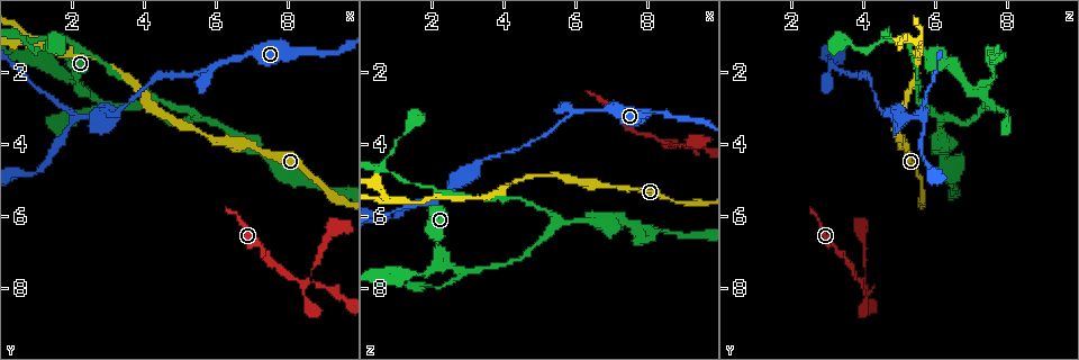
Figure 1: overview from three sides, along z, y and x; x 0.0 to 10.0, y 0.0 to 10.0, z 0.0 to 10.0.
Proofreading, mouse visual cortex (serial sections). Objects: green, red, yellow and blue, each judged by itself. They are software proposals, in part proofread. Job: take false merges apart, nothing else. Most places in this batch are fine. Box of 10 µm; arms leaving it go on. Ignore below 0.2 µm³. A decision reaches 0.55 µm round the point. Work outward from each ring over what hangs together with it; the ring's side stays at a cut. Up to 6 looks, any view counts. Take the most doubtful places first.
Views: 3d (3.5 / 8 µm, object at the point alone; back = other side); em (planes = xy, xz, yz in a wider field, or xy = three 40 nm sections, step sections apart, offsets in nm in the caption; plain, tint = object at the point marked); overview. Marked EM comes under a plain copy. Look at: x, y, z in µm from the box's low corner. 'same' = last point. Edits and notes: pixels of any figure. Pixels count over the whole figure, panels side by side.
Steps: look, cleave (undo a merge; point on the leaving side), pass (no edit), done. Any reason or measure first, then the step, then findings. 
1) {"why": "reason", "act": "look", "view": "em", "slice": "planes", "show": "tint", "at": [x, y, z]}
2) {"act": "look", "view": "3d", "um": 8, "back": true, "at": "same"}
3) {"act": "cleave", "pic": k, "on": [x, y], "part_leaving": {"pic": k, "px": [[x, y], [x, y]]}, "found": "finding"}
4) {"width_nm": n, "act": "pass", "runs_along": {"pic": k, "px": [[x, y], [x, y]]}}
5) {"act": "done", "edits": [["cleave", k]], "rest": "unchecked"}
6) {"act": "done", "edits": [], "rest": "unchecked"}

{"why": "sharp bend", "act": "look", "view": "em", "slice": "xy", "step": 3, "show": "tint", "at": [8.45, 7.80, 3.95]}

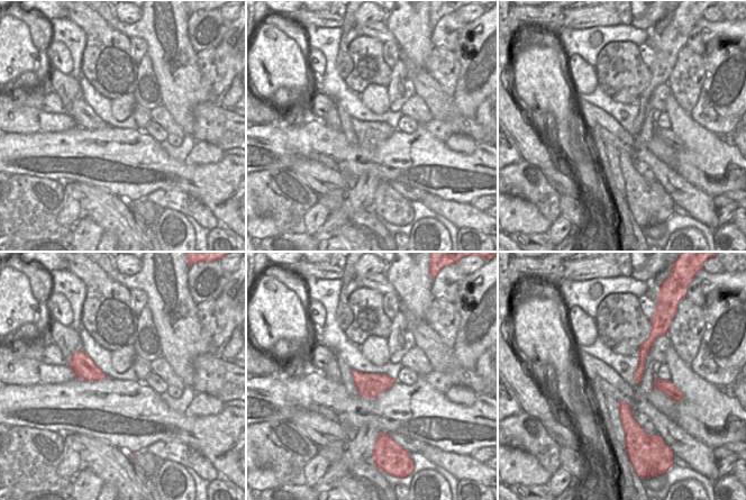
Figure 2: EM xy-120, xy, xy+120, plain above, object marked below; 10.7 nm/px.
{"why": "wider look", "act": "look", "view": "3d", "um": 3.5, "at": "same"}

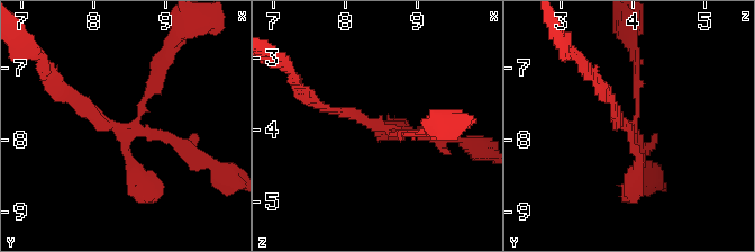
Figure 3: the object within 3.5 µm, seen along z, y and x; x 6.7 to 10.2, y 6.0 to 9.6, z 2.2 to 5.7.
{"act": "pass", "runs_along": {"pic": 3, "px": [[317, 101], [392, 134], [414, 134]]}, "found": "one cell here"}

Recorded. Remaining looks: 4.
{"why": "a fork", "act": "look", "view": "3d", "um": 3.5, "at": [0.90, 1.15, 5.60]}

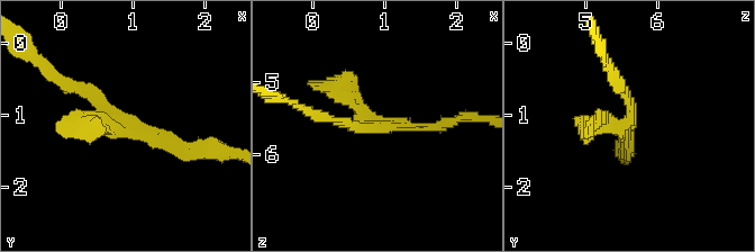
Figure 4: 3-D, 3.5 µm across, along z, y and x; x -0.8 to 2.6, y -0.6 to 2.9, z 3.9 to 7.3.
{"act": "look", "view": "em", "slice": "xy", "step": 1, "show": "tint", "at": [0.95, 1.10, 5.65]}

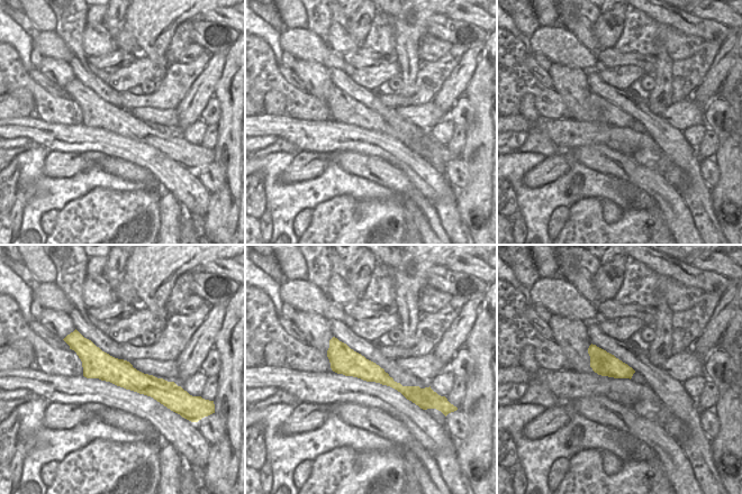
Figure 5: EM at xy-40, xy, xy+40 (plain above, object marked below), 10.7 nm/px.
{"arm_widths_nm": [150, 150, 200], "act": "pass", "runs_along": {"pic": 5, "px": [[77, 348], [105, 367], [164, 389]]}, "found": "all the same cell"}

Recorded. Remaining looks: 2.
{"why": "calibre changes", "act": "look", "view": "3d", "um": 3.5, "at": [6.50, 1.65, 3.05]}

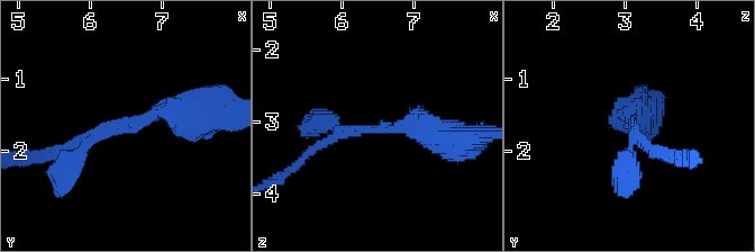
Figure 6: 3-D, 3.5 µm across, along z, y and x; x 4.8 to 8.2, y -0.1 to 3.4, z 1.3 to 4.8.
{"act": "pass", "runs_along": {"pic": 6, "px": [[198, 116], [153, 113], [60, 150]]}, "found": "continuous, no second cell"}

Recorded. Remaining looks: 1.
{"act": "done", "edits": [], "rest": "unchecked"}

